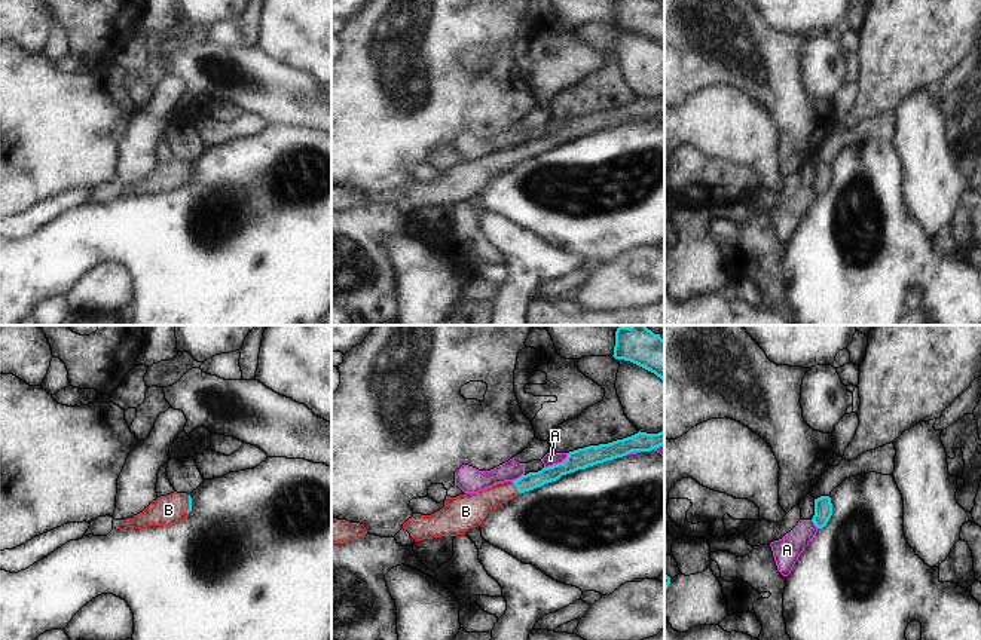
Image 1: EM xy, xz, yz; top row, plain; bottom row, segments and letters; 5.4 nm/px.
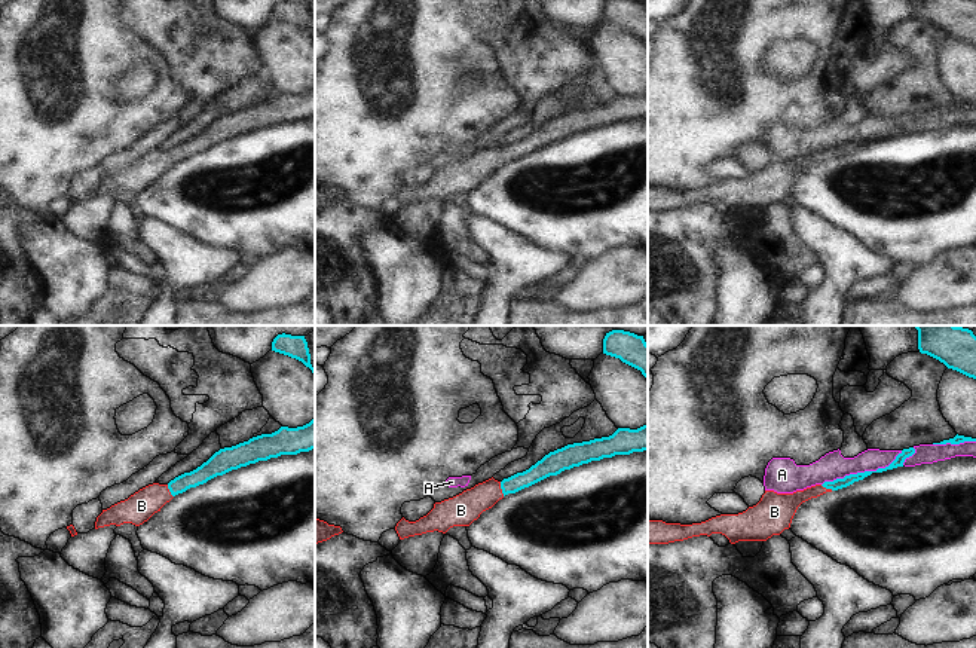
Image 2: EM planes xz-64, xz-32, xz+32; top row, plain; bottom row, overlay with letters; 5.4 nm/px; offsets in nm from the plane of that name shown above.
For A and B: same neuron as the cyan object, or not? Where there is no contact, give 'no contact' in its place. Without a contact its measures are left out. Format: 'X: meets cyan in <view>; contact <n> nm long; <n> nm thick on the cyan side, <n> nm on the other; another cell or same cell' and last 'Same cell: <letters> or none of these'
A: meets cyan in xz; contact 160 nm long; 110 nm thick on the cyan side, 70 nm on the other; another cell
B: meets cyan in xz; contact 80 nm long; 90 nm thick on the cyan side, 160 nm on the other; same cell
Same cell: B

